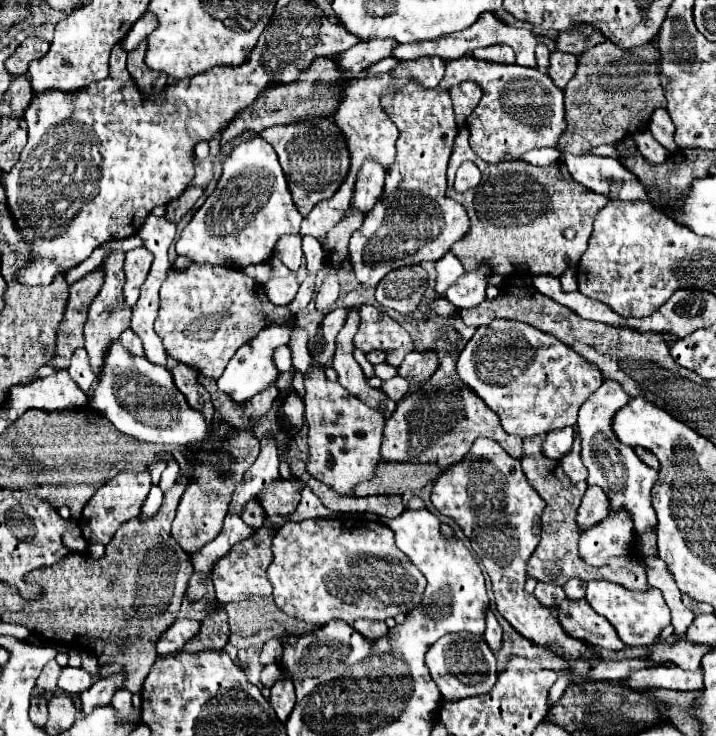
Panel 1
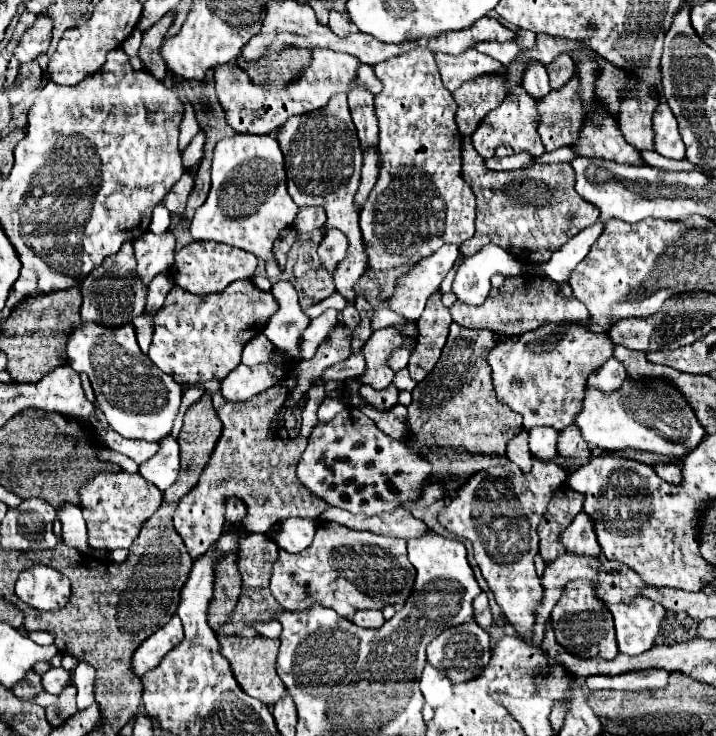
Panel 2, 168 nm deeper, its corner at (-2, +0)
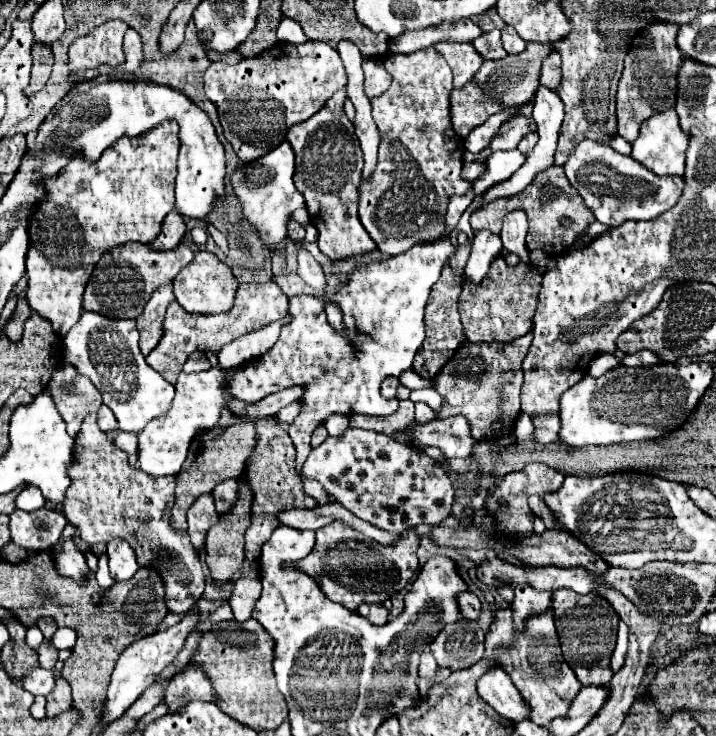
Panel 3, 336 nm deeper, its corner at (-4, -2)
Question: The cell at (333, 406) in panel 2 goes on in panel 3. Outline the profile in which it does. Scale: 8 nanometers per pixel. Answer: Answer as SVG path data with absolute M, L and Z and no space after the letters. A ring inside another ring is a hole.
M330 415L326 421L324 421L324 427L328 429L328 435L332 437L340 437L342 431L348 427L350 419L346 415Z

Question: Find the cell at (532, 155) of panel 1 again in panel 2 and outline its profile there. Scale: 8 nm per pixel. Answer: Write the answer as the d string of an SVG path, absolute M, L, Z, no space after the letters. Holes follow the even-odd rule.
M527 151L506 157L490 157L484 161L490 171L508 171L532 166L532 157Z

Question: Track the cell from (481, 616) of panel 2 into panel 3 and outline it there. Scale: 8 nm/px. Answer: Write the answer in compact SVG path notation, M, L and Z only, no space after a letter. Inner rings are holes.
M460 593L458 605L460 605L460 613L462 613L464 619L476 621L482 613L482 601L474 593Z

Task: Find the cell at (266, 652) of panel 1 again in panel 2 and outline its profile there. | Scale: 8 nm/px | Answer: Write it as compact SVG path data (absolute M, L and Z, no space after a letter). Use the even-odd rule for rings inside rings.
M256 621L254 629L256 629L258 635L266 635L270 639L276 639L276 637L280 637L282 627L280 627L278 621Z

